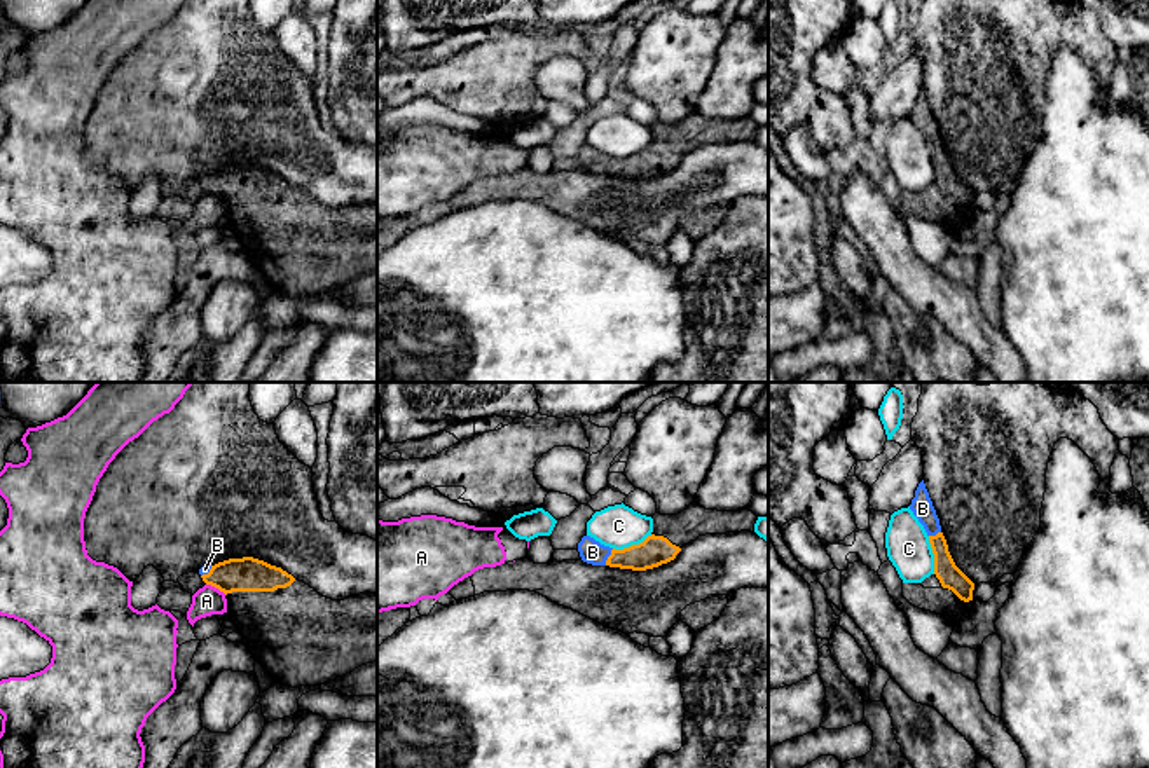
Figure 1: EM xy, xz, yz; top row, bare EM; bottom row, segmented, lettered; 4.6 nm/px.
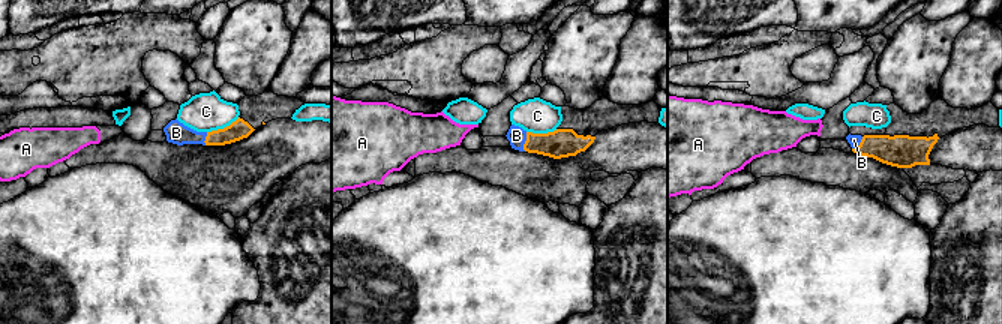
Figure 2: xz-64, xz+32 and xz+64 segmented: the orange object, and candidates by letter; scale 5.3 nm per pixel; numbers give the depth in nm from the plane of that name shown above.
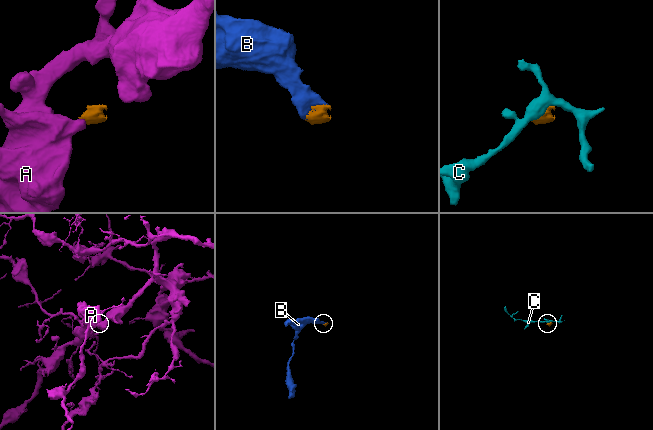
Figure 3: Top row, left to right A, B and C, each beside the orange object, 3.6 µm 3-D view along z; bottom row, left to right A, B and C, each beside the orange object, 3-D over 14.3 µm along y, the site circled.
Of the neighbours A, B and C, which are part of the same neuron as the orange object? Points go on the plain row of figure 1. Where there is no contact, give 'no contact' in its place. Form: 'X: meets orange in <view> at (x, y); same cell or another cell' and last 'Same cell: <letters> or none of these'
A: meets orange in xy at (217, 196); another cell
B: meets orange in xz at (608, 166); same cell
C: meets orange in xz at (632, 154); another cell
Same cell: B

